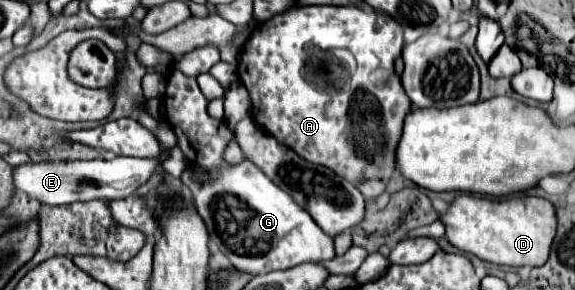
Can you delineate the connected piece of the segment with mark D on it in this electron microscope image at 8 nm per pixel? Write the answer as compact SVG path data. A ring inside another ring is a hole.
M472 194L456 196L446 212L440 214L446 238L452 246L466 254L474 254L486 262L502 266L542 266L556 234L554 206L536 196L514 196L506 200L476 198Z

